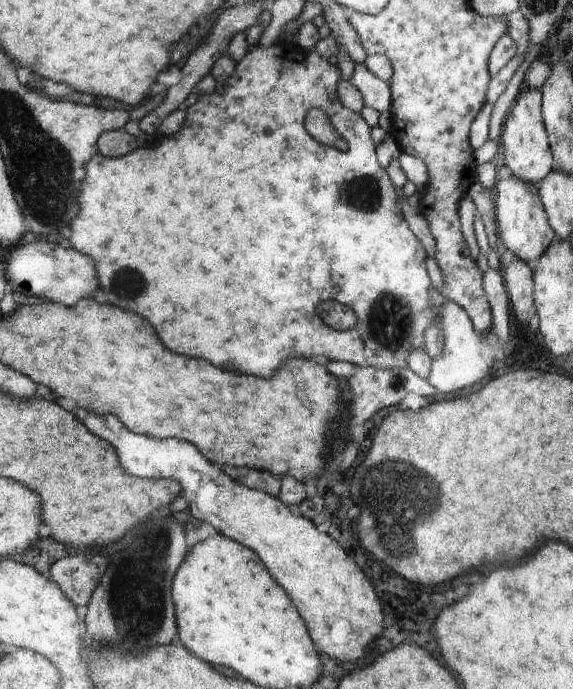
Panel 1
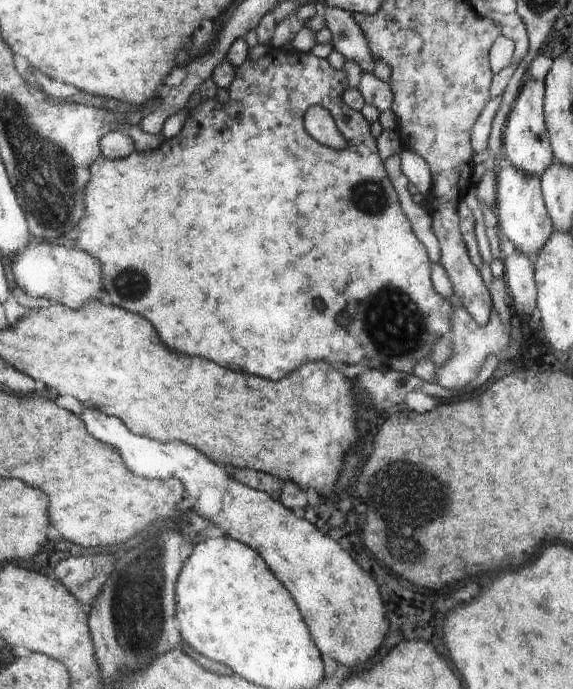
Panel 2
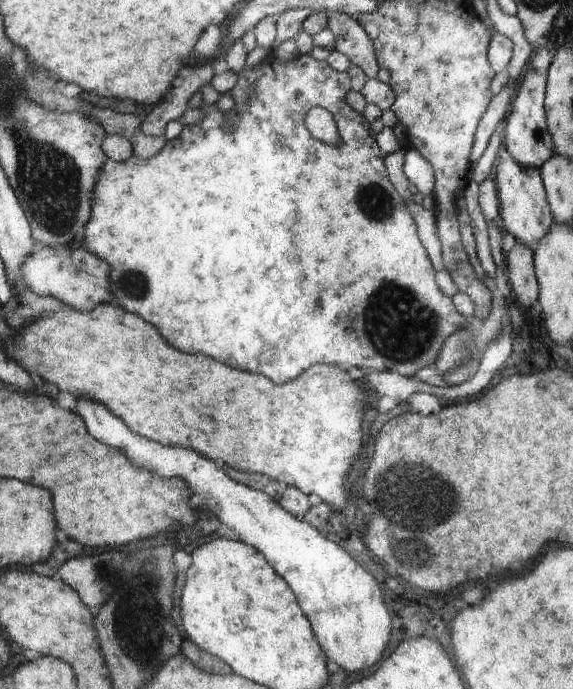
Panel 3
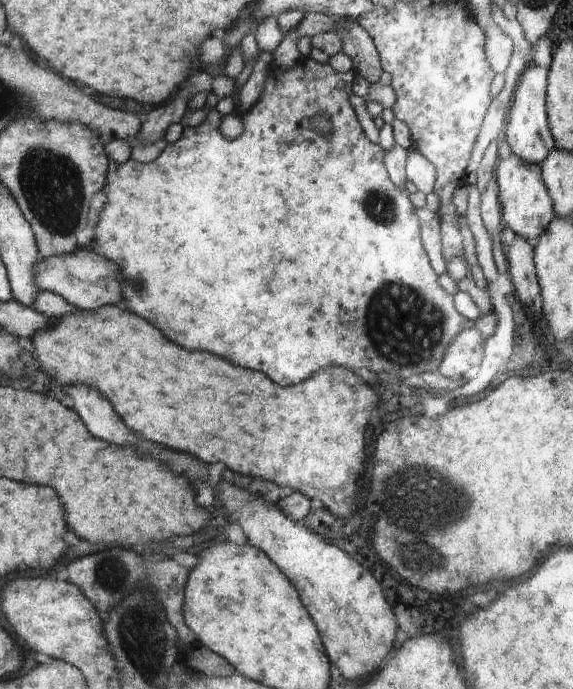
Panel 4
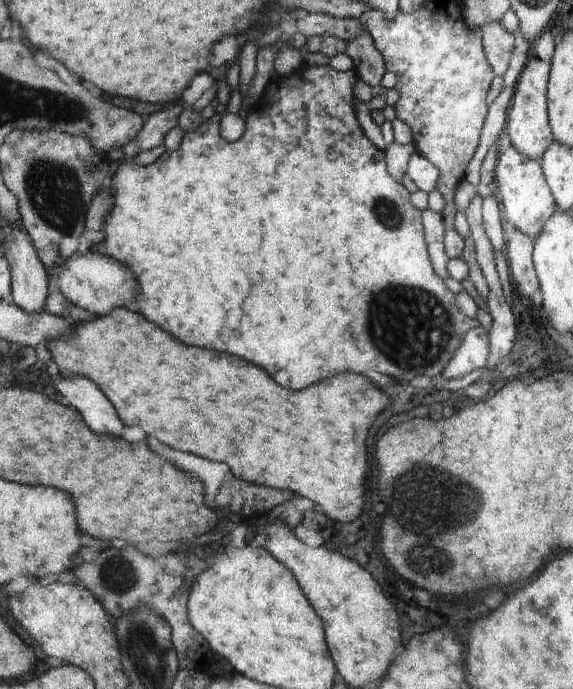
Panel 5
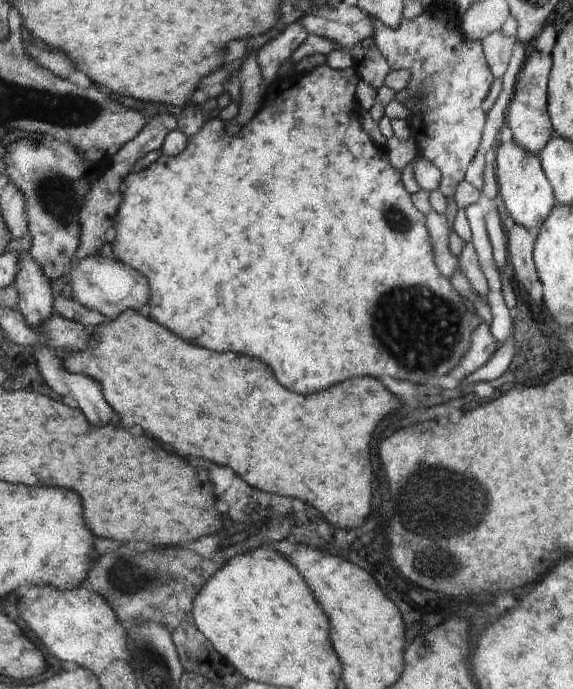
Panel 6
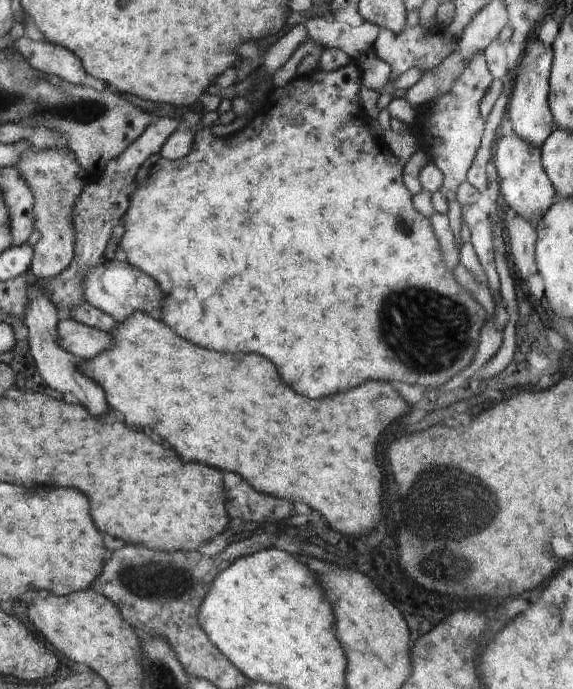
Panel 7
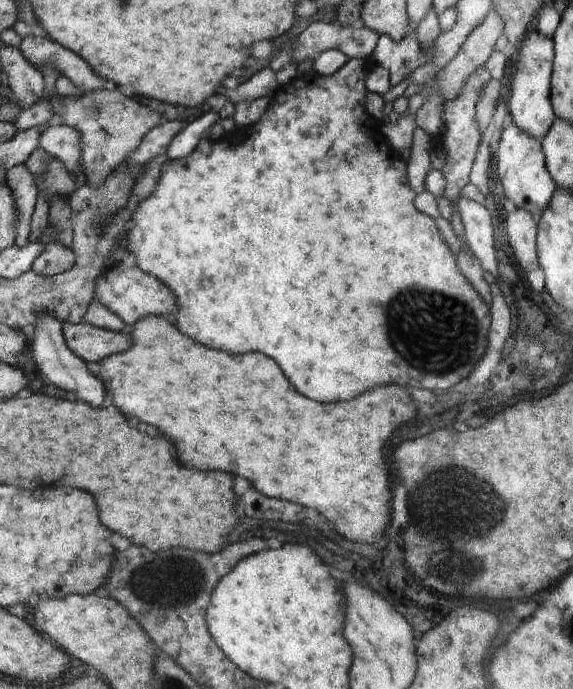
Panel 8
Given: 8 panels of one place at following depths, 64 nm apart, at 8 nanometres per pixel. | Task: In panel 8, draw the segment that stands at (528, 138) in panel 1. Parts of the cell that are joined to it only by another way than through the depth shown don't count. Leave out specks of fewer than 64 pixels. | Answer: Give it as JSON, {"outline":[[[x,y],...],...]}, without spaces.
{"outline":[[[538,32],[529,33],[518,48],[518,72],[512,82],[512,96],[509,97],[508,110],[509,116],[514,120],[513,124],[525,134],[540,140],[548,134],[557,120],[550,103],[554,54],[551,39],[541,36]]]}

